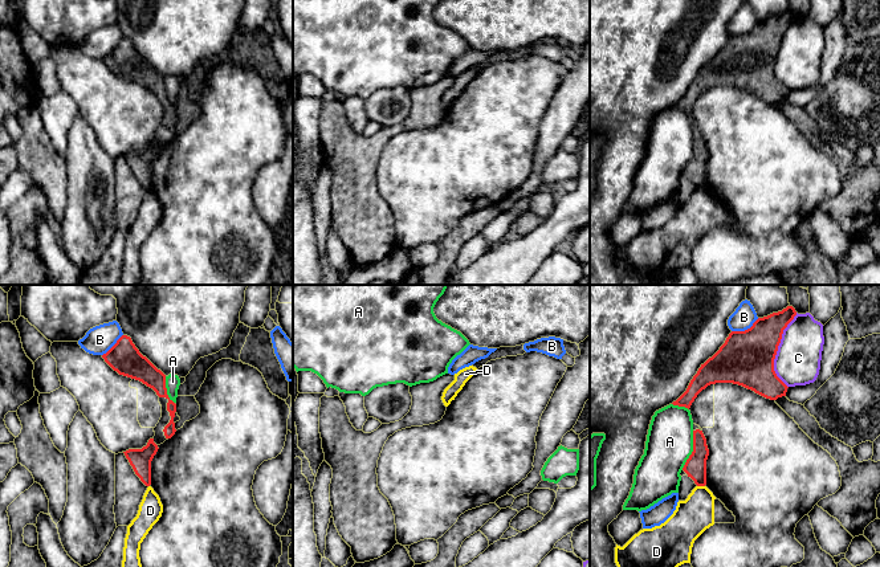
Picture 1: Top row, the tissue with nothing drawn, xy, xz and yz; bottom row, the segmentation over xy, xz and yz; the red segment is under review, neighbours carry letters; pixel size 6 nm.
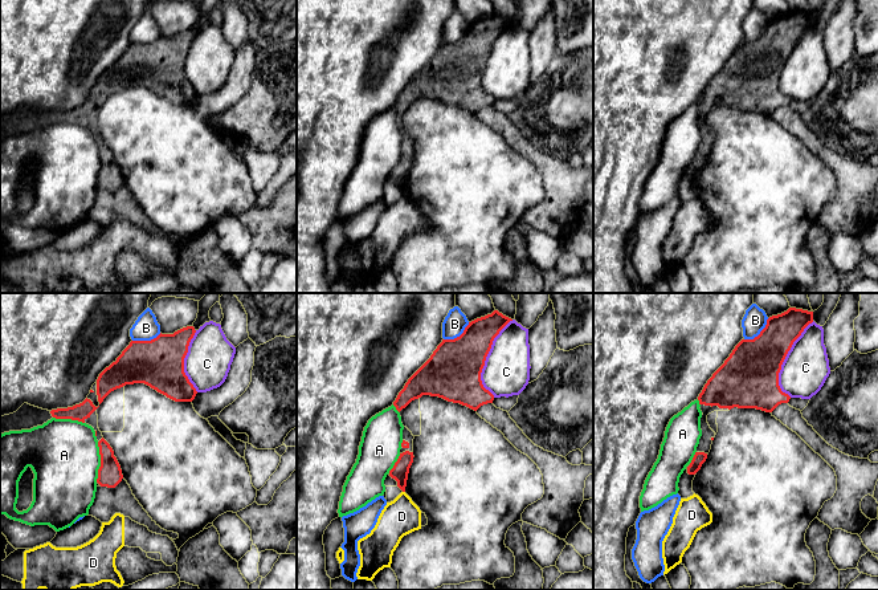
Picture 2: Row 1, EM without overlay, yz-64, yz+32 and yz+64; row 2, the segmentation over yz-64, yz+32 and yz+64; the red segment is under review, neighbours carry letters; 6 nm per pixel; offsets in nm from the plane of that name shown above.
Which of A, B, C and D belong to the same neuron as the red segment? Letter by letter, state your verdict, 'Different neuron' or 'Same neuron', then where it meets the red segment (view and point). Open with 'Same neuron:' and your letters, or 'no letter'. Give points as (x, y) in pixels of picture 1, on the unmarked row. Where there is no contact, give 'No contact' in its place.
Same neuron: no letter
A: Different neuron. Touches red at yz (693, 154)
B: Different neuron. Touches red at yz (745, 33)
C: Different neuron. Touches red at yz (777, 53)
D: Different neuron. Touches red at yz (701, 188)

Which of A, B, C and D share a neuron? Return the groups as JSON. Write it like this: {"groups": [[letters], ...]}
{"groups": [["A"], ["B"], ["C"], ["D"]]}

